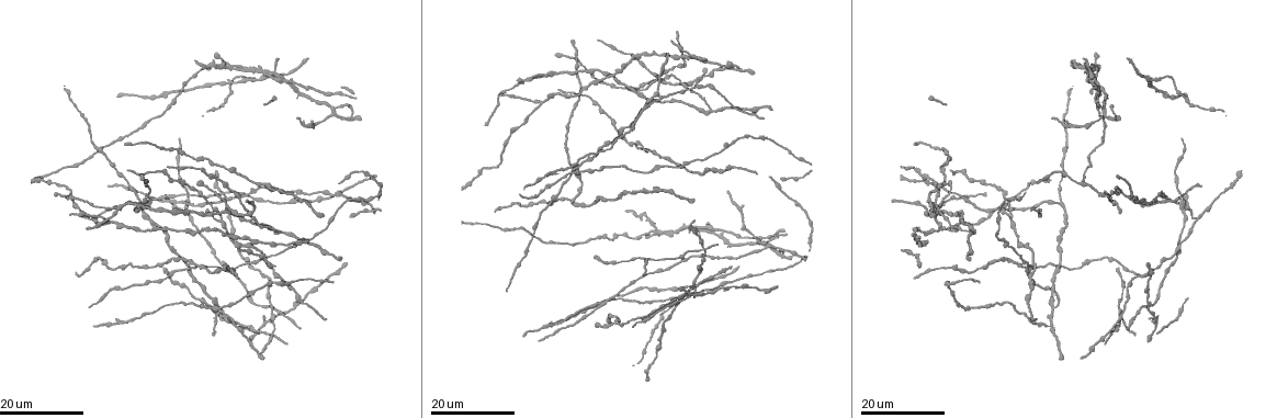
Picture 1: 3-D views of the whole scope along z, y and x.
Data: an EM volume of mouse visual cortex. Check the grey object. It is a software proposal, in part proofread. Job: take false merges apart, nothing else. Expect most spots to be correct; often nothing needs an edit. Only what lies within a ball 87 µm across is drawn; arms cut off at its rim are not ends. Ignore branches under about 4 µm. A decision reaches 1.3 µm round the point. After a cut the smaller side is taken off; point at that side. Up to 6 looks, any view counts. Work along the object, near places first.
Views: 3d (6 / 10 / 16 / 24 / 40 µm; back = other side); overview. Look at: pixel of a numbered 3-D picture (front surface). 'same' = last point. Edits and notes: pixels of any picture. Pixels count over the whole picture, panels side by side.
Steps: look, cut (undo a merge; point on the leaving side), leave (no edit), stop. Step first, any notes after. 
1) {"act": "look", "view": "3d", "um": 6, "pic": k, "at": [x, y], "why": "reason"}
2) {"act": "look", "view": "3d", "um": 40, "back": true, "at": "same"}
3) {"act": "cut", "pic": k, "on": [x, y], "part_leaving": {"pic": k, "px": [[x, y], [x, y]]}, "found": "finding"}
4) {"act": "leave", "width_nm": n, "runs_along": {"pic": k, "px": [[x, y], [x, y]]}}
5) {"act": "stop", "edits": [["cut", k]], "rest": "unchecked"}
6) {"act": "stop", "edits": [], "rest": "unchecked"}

{"act": "look", "view": "3d", "um": 16, "pic": 1, "at": [1147, 81], "why": "side arm on a straight run"}

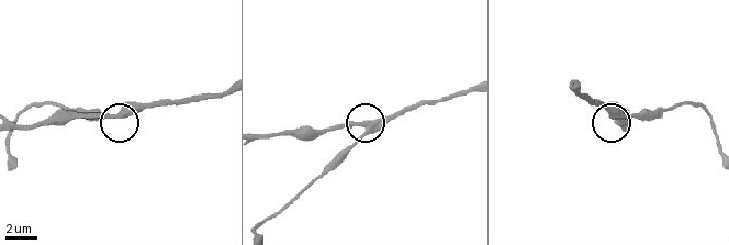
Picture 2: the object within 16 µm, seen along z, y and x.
{"act": "look", "view": "3d", "um": 6, "pic": 2, "at": [366, 131]}

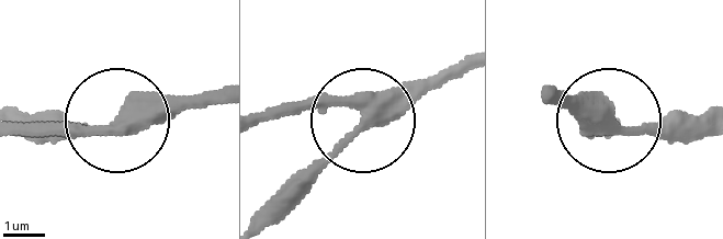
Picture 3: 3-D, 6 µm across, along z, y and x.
{"act": "leave", "side_arm_um": 30, "arms": 3, "found": "all the same cell"}

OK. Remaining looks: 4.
{"act": "look", "view": "3d", "um": 24, "pic": 1, "at": [762, 241], "why": "arms part here"}

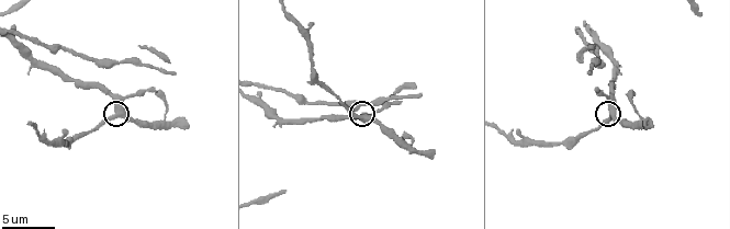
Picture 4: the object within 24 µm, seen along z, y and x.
{"act": "look", "view": "3d", "um": 6, "pic": 4, "at": [118, 116]}

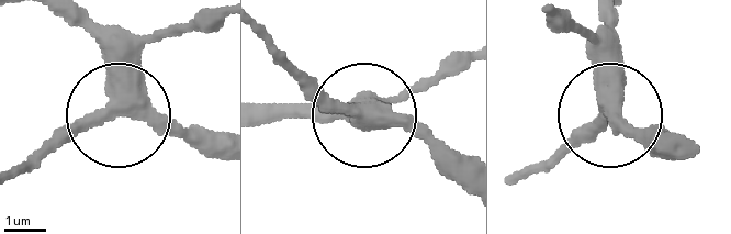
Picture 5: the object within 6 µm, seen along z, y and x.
{"act": "leave", "side_arm_um": 9, "runs_along": {"pic": 5, "px": [[607, 18], [607, 112], [677, 151]]}, "found": "one cell here"}

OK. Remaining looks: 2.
{"act": "look", "view": "3d", "um": 16, "pic": 1, "at": [218, 312], "why": "three-way junction"}

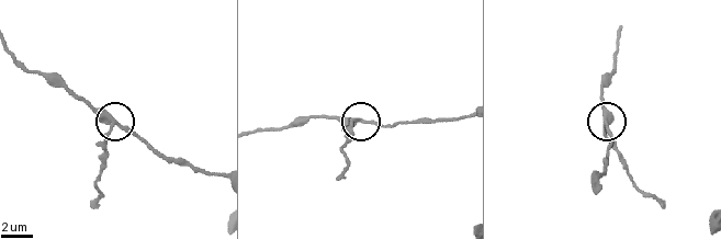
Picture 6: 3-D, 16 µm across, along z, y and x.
{"act": "look", "view": "3d", "um": 10, "pic": 6, "at": [357, 118]}

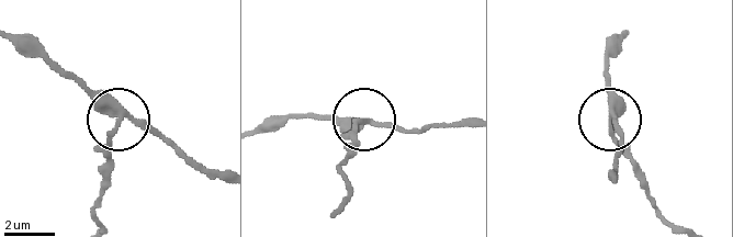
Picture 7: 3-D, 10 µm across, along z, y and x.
{"act": "leave", "width_nm": 280, "runs_along": {"pic": 7, "px": [[464, 124], [402, 130], [363, 117], [357, 147]]}, "found": "all the same cell"}

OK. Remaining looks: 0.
{"act": "stop", "edits": [], "rest": "unchecked"}

